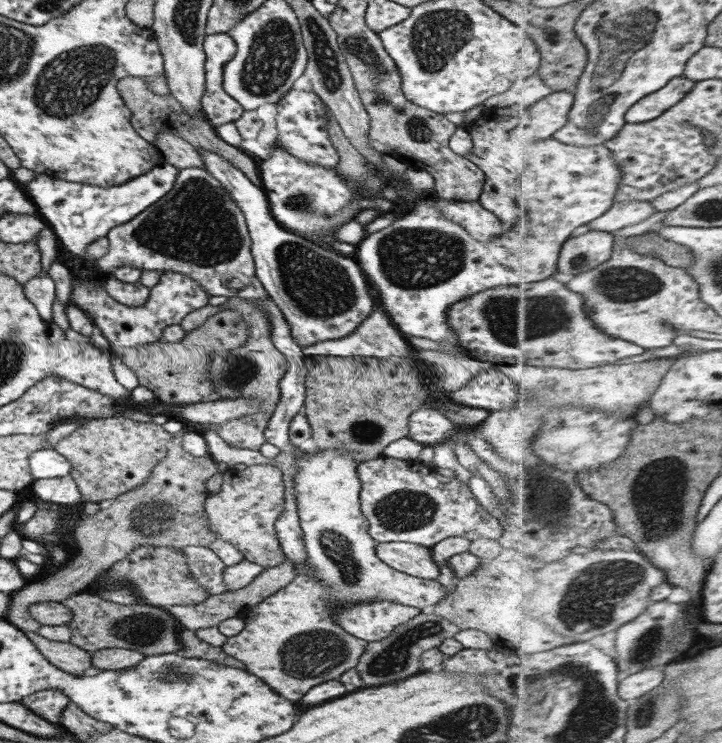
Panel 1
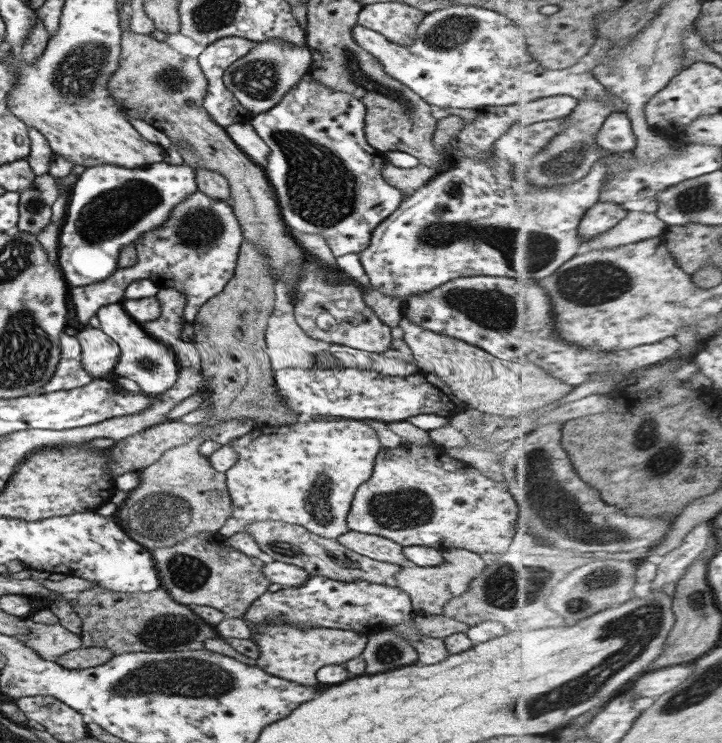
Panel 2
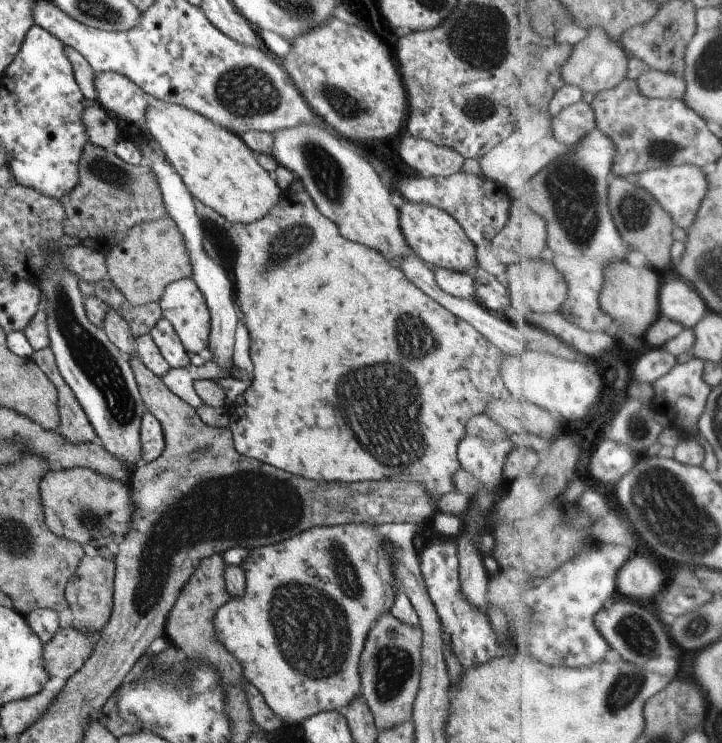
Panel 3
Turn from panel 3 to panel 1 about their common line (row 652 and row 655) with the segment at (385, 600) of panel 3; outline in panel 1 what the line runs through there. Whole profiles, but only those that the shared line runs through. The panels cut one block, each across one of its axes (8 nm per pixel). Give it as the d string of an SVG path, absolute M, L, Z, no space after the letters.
M321 449L305 454L295 450L292 489L308 560L295 566L294 578L287 586L250 607L242 620L244 627L234 637L226 637L220 646L223 653L241 661L246 671L291 702L297 702L312 686L337 679L346 670L353 669L365 648L366 641L345 632L332 619L339 605L377 599L429 610L446 595L446 588L436 580L408 576L393 570L376 557L374 548L377 542L369 536L368 522L358 503L360 482L356 473L356 457L355 453L339 449Z

